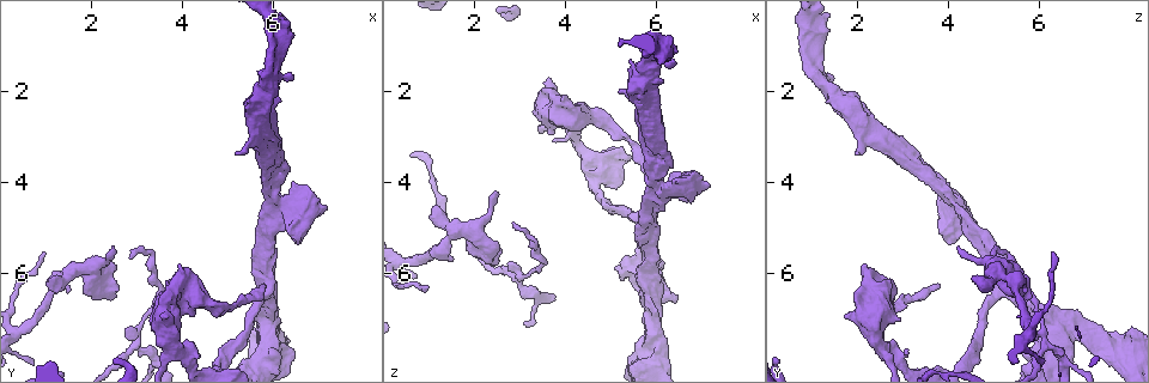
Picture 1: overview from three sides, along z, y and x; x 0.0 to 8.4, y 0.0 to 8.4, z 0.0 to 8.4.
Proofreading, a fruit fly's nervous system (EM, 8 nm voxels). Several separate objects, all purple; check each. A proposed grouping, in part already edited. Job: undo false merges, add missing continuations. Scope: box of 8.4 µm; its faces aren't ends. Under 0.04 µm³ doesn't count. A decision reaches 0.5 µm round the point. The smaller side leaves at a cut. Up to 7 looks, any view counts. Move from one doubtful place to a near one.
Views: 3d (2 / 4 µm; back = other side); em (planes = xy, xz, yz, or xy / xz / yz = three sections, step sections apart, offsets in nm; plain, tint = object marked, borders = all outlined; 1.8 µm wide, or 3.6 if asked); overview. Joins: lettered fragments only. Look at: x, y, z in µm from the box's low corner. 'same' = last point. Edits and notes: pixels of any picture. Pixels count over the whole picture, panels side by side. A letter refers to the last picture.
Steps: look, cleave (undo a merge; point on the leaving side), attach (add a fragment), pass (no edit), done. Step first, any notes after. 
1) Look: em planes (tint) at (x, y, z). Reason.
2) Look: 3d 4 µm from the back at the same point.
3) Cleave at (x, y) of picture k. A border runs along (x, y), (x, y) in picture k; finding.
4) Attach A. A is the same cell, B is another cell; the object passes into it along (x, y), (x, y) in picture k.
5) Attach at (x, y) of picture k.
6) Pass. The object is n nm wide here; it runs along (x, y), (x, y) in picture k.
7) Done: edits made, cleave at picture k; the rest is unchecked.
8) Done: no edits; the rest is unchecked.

Look: em xz step 4 (plain) at (6.10, 4.70, 4.30).

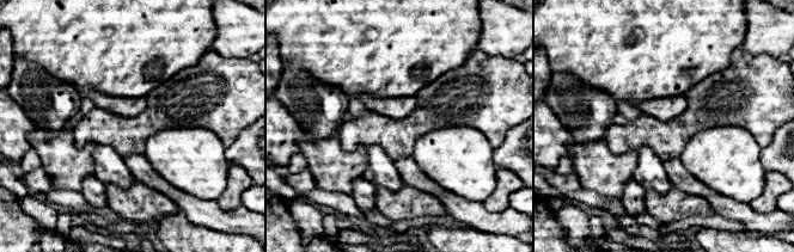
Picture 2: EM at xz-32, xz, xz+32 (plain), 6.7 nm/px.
Look: em xz step 4 (tint) at the same point. With the object marked.

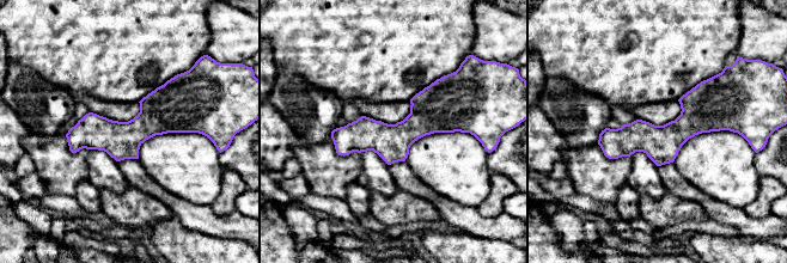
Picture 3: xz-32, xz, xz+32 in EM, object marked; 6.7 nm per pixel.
Look: em xz step 4 (borders) at the same point.

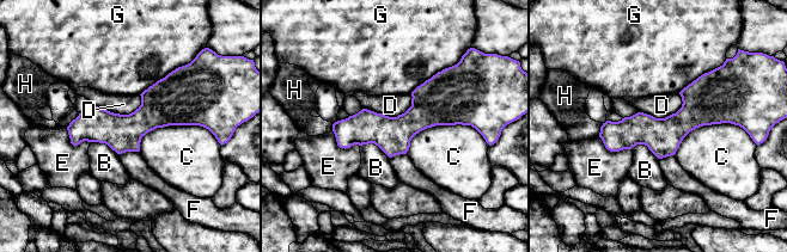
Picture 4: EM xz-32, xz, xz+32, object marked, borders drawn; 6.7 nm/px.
Pass. The object is 240 nm wide here; B, C, D, E, F, G and H are other cells; it runs along (734, 120), (603, 135) in picture 4; one neuron here.

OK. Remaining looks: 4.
Look: 3d 2 µm at (1.15, 6.05, 4.50).

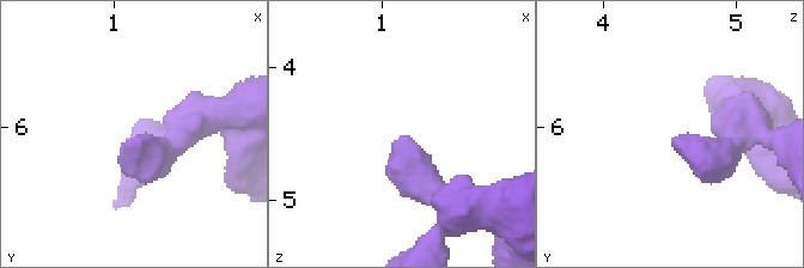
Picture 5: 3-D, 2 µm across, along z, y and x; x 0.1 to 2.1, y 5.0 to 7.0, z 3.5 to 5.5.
Look: em planes (borders) at (1.18, 6.08, 4.52). Need the tissue.

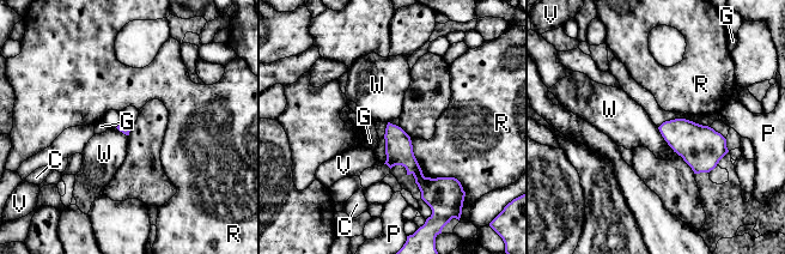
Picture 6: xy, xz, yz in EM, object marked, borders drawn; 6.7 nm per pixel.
Pass. C, G, P, R, V and W are other cells; it runs along (389, 127), (399, 151), (430, 186) in picture 6; none of them fits.

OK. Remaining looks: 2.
Look: em 3.6 µm xy step 4 (tint) at (5.85, 7.20, 6.55). Four or more arms meet.

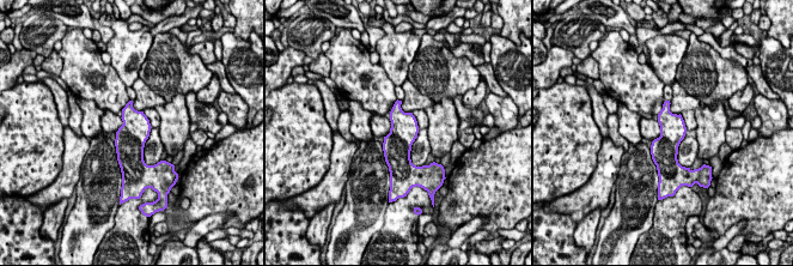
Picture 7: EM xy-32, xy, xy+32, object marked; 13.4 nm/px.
Look: em 3.6 µm planes (borders) at the same point. Another direction.

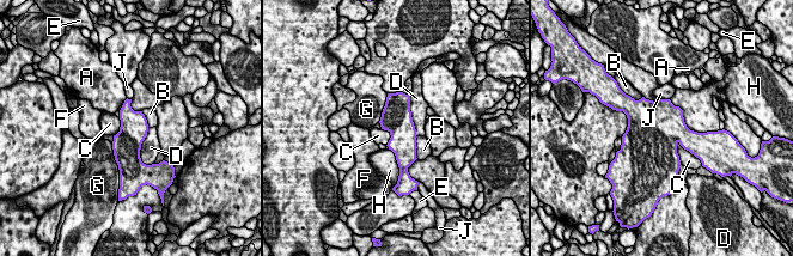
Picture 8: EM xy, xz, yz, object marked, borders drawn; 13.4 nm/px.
Pass. The longest contact is with H, 650 nm; A, B, C, D, E, F, G, H and J are other cells; a border runs along (676, 142), (696, 157) in picture 8; continuous, no second neuron.

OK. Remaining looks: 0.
Done: no edits; the rest is unchecked.

